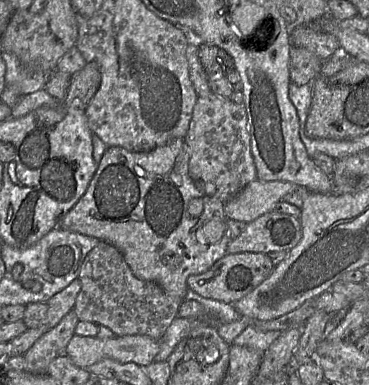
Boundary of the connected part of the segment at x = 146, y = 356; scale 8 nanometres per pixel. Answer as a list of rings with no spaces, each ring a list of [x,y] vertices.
[[[74,334],[66,356],[79,368],[87,369],[102,359],[148,366],[160,351],[160,340],[146,335],[115,336],[110,339]]]

